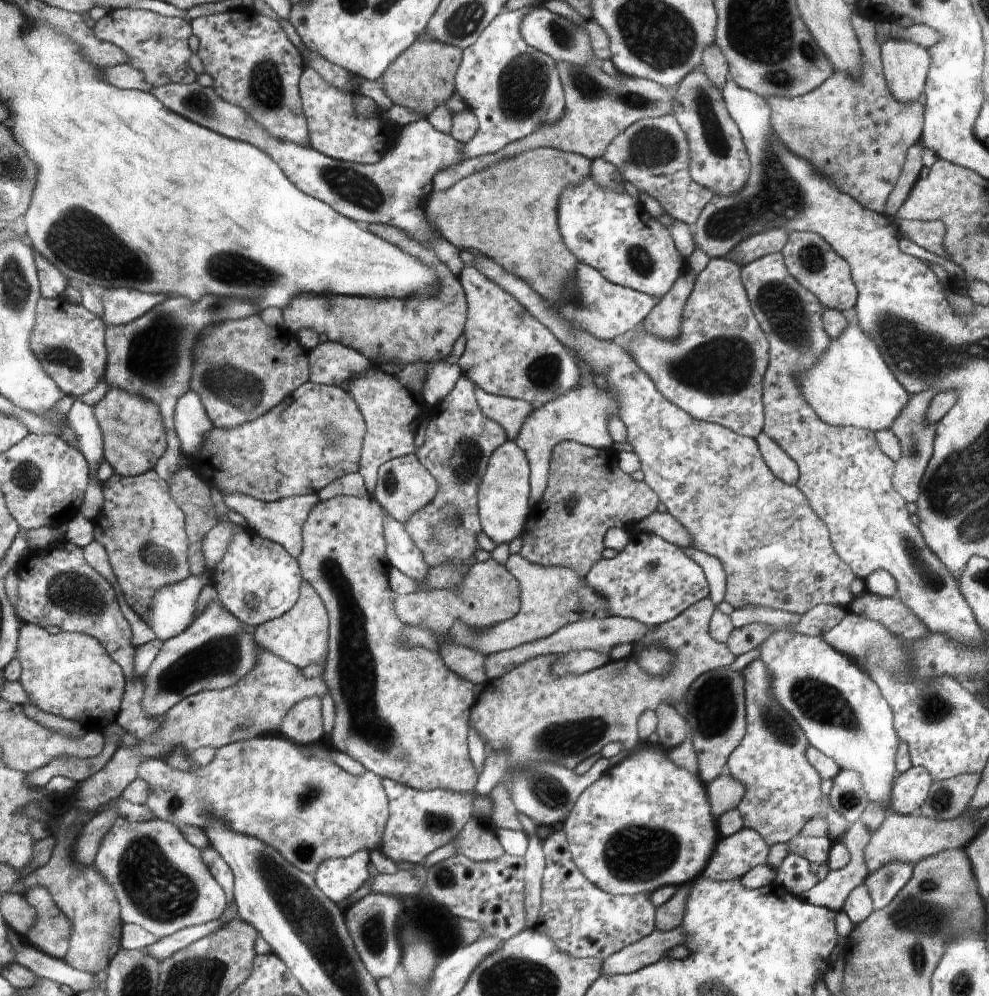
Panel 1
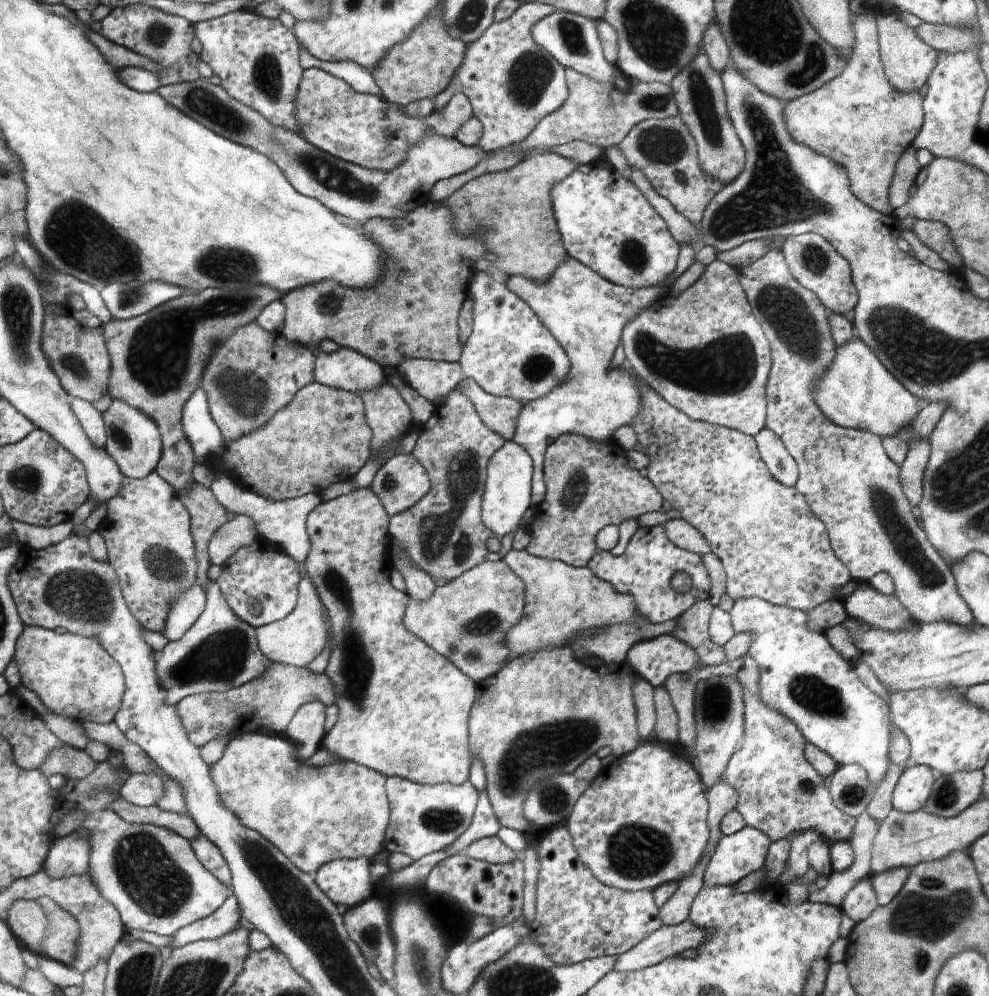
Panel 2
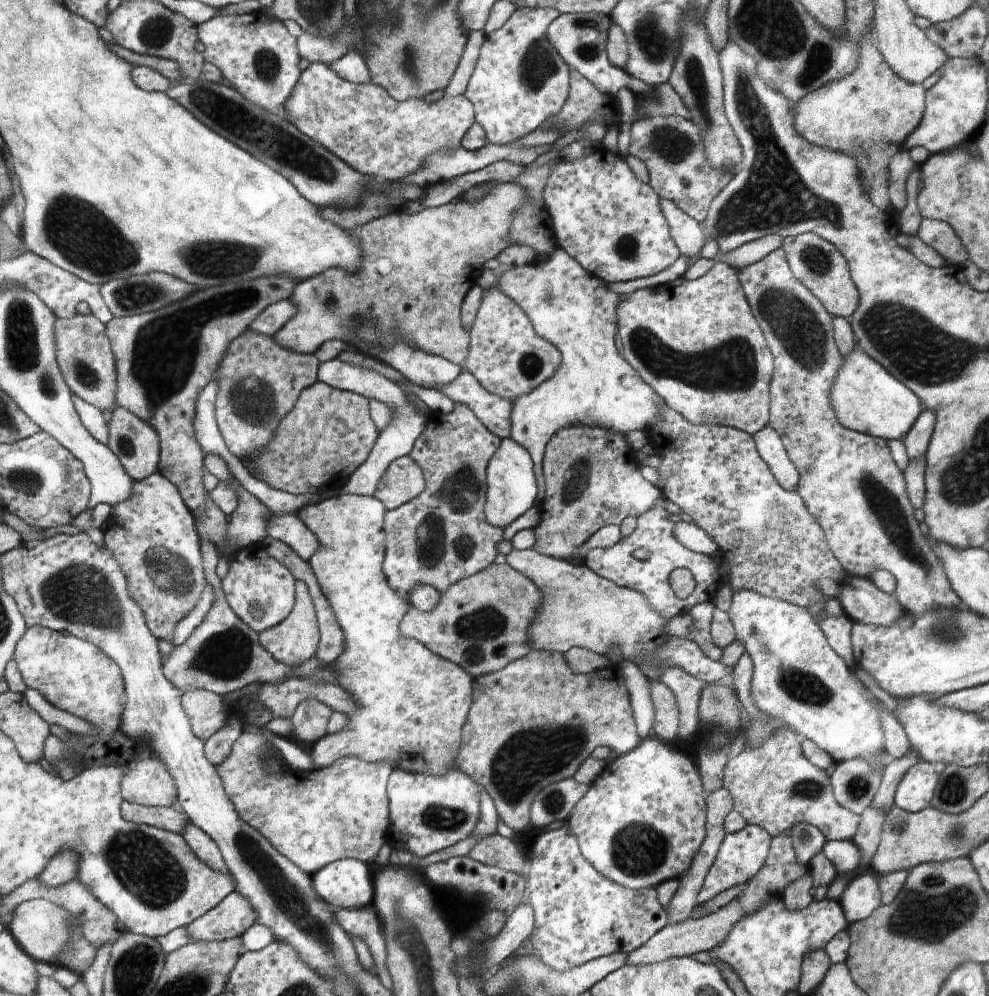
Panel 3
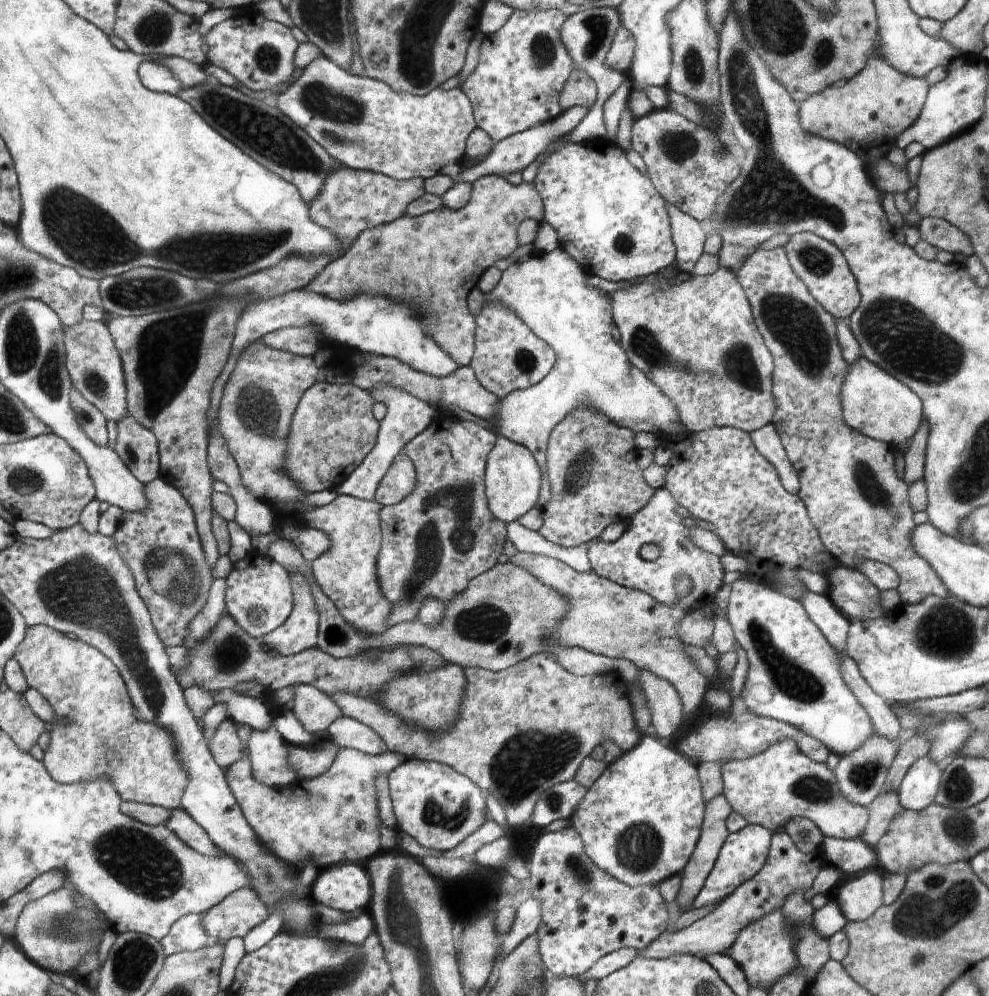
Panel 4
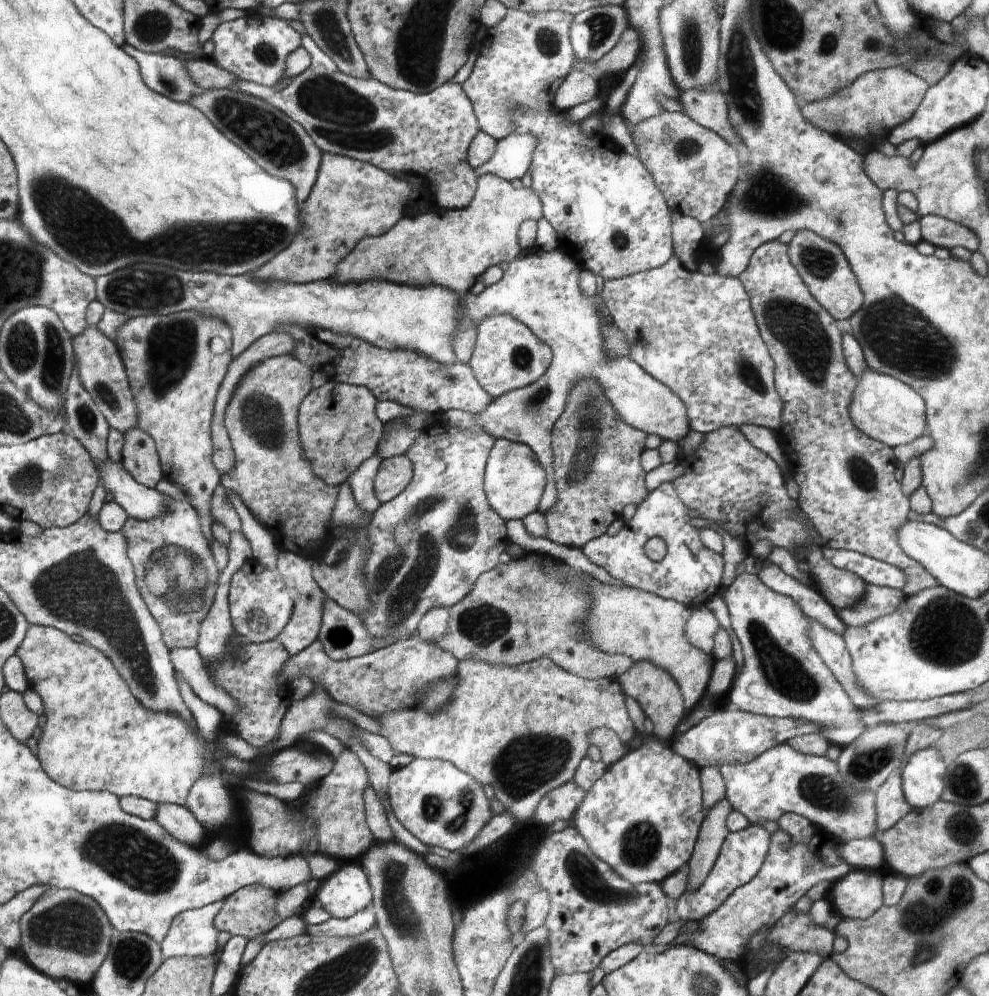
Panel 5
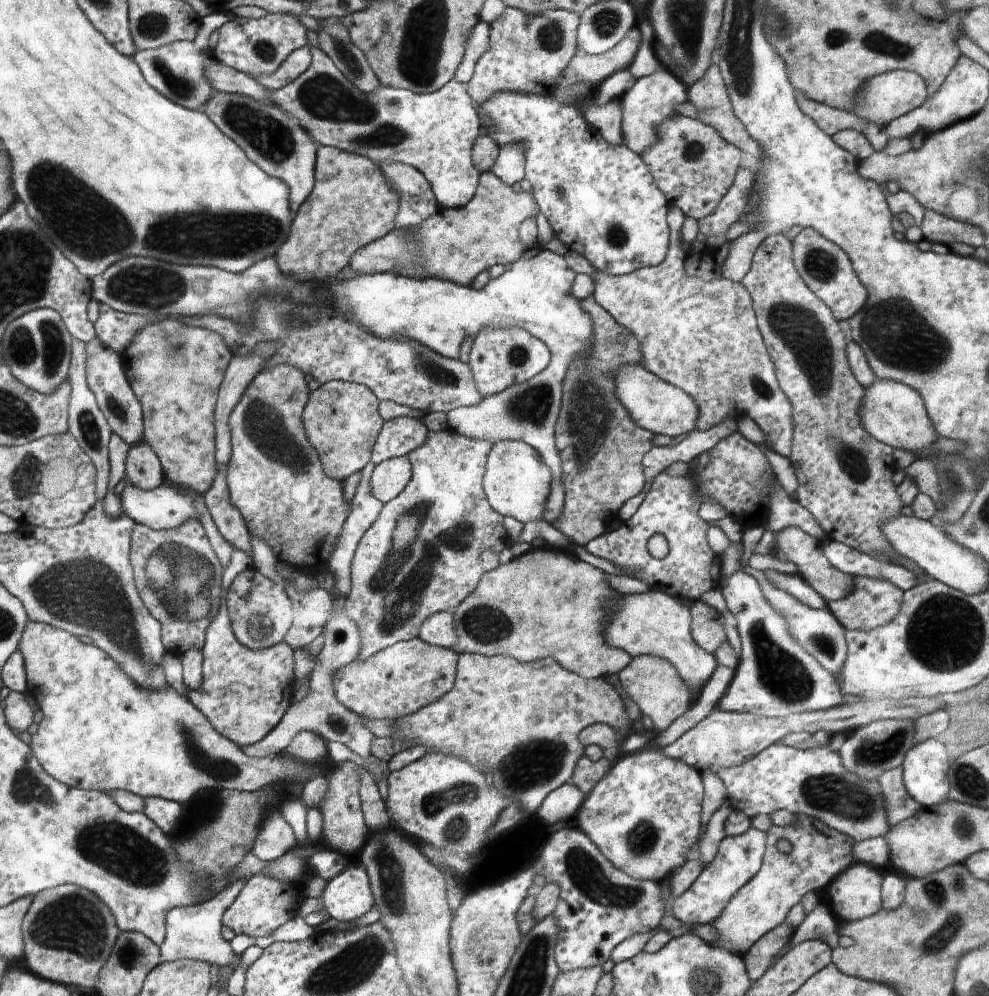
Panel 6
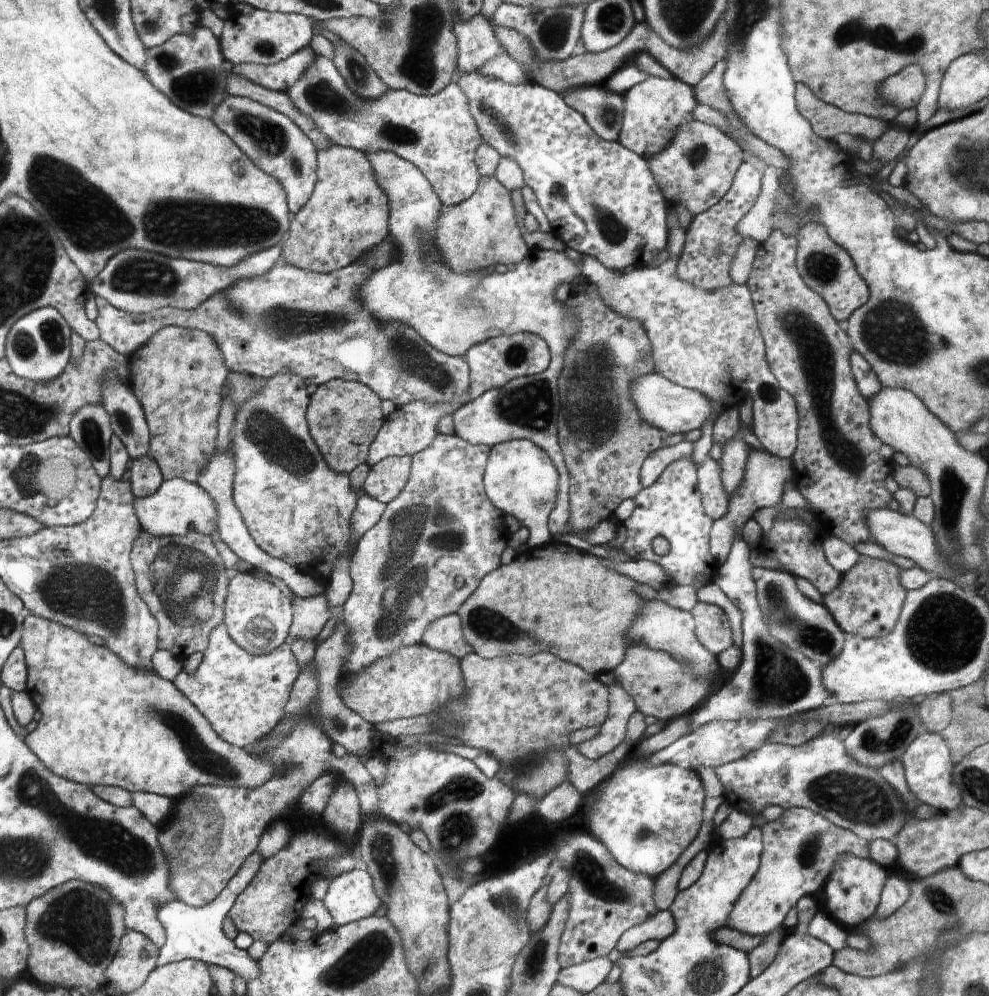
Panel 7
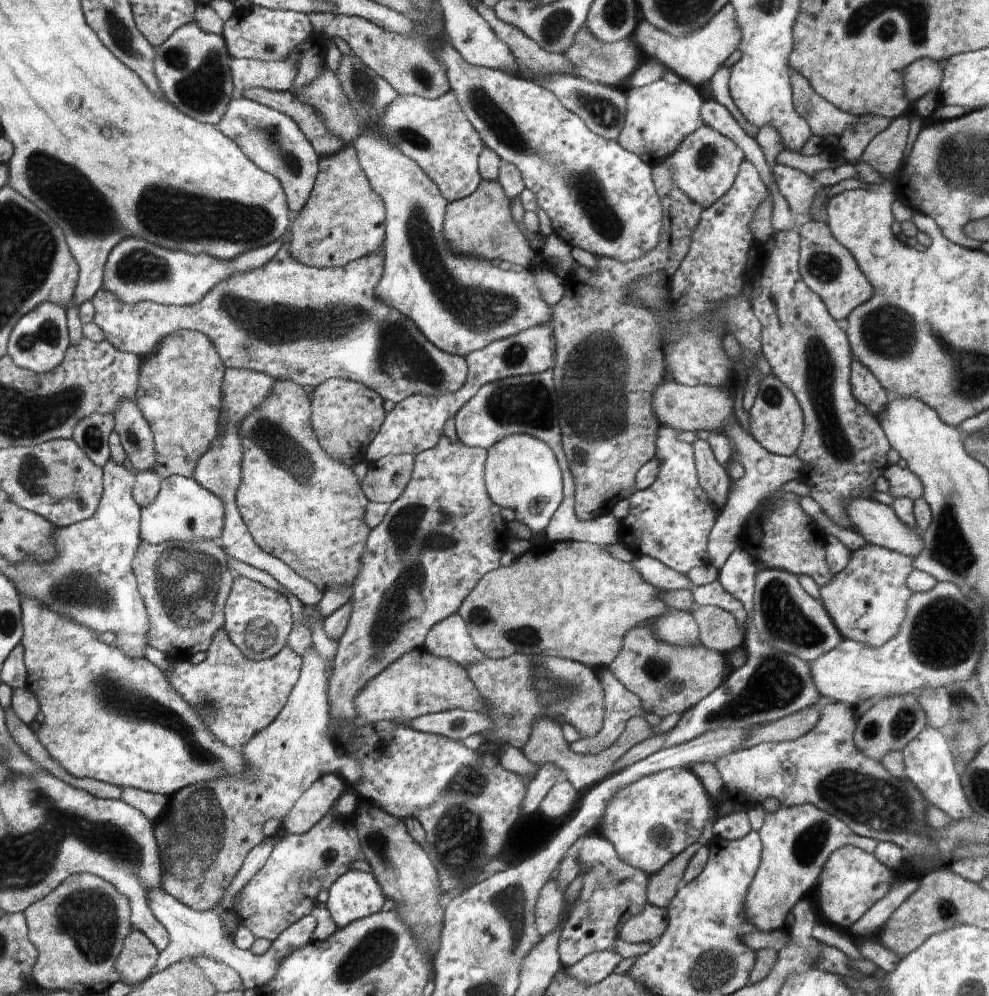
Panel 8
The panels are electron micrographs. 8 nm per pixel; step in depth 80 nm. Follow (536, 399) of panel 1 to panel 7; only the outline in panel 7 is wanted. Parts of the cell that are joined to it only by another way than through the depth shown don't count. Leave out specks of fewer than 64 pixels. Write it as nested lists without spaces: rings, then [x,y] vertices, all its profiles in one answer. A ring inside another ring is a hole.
[[[516,333],[512,336],[500,335],[488,341],[474,345],[463,358],[469,363],[472,372],[472,384],[469,386],[469,398],[474,400],[494,387],[500,388],[516,377],[529,377],[544,373],[552,362],[550,346],[538,333]]]

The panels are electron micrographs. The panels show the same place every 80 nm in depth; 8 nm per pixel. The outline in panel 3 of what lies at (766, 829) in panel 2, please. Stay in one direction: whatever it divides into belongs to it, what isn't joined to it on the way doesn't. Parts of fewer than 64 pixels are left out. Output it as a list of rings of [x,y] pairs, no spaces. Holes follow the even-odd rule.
[[[744,651],[738,662],[733,666],[733,670],[729,677],[730,688],[739,698],[742,705],[744,716],[753,721],[764,721],[772,723],[775,731],[771,737],[764,741],[759,747],[746,747],[734,758],[730,758],[723,770],[723,788],[726,789],[732,797],[733,809],[741,814],[748,825],[761,826],[771,836],[788,834],[794,824],[803,822],[818,827],[827,841],[839,840],[850,841],[856,834],[858,825],[861,821],[861,815],[854,814],[847,808],[844,808],[836,799],[833,793],[830,777],[826,775],[826,771],[814,766],[805,756],[801,749],[801,737],[796,734],[790,727],[785,727],[776,722],[775,719],[761,713],[749,695],[750,681],[753,676],[753,659]]]

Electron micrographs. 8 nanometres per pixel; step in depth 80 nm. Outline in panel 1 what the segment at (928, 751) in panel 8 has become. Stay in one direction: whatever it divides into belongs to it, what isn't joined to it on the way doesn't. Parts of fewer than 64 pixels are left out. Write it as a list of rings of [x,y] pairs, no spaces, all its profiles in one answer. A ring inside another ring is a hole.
[[[910,767],[898,774],[891,788],[890,810],[903,815],[917,813],[928,798],[933,781],[929,770],[922,767]]]

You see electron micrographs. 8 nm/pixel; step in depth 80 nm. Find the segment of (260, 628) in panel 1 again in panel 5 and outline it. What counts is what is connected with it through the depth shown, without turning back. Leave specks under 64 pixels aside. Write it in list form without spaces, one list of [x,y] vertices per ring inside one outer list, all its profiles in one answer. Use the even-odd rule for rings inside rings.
[[[281,551],[277,557],[277,570],[285,579],[286,587],[292,592],[293,617],[290,618],[285,630],[278,634],[276,640],[286,648],[290,655],[296,655],[313,645],[320,637],[322,608],[328,598],[313,578],[312,561],[307,557],[289,551]]]

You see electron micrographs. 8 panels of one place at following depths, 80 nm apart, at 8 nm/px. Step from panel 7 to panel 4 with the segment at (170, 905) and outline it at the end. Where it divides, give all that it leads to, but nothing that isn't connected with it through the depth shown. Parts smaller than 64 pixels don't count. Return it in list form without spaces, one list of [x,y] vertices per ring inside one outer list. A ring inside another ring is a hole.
[[[190,913],[180,918],[169,930],[168,936],[160,941],[164,947],[165,956],[182,951],[197,951],[204,947],[216,945],[217,940],[206,932],[202,922],[202,913]]]

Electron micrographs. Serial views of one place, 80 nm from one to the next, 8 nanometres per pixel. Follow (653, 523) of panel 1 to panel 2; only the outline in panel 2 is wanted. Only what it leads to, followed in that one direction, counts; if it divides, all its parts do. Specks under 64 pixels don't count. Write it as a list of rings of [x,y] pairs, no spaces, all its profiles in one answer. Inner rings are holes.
[[[672,519],[663,525],[665,533],[676,546],[699,555],[711,552],[710,543],[702,536],[702,533],[684,519]]]

